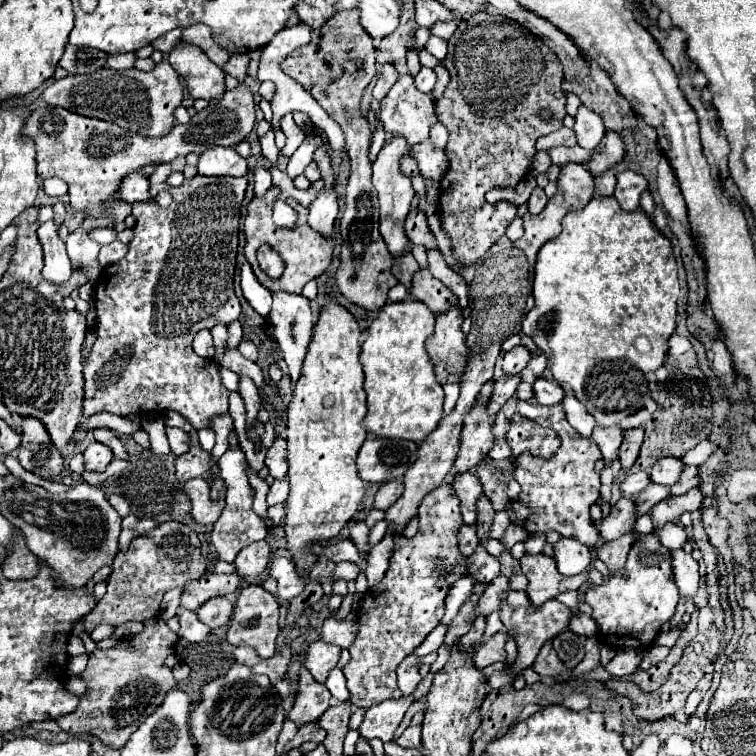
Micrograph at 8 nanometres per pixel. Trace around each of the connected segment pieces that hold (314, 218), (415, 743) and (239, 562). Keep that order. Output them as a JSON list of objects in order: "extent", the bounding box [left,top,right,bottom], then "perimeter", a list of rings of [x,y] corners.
[{"extent":[308,188,338,236],"perimeter":[[[322,188],[308,210],[310,210],[310,214],[308,214],[310,226],[324,236],[332,236],[334,220],[338,216],[338,194],[336,194],[336,190],[334,188],[330,188],[330,190]]]},{"extent":[396,710,424,750],"perimeter":[[[418,710],[410,722],[410,726],[404,730],[396,741],[396,743],[404,748],[416,748],[422,750],[421,732],[422,732],[422,716],[424,710]]]},{"extent":[234,540,270,580],"perimeter":[[[260,540],[260,542],[252,542],[240,550],[234,566],[242,578],[250,580],[250,578],[258,578],[260,574],[264,574],[264,570],[268,568],[268,560],[270,560],[268,542]]]}]

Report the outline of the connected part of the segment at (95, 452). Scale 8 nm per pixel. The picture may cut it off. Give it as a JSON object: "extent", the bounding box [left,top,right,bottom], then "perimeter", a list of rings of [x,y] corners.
{"extent":[84,442,112,472],"perimeter":[[[90,442],[90,446],[84,452],[84,460],[86,460],[86,470],[90,472],[104,472],[106,466],[112,460],[112,450],[106,444],[100,442]]]}

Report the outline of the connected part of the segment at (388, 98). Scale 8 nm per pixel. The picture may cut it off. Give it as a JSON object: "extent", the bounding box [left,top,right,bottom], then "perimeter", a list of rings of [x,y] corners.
{"extent":[378,74,436,146],"perimeter":[[[402,74],[390,88],[390,92],[380,100],[378,120],[384,124],[384,130],[388,134],[402,136],[410,146],[414,146],[430,136],[430,128],[436,122],[434,100],[430,94],[424,94],[414,86],[414,78],[410,74]]]}

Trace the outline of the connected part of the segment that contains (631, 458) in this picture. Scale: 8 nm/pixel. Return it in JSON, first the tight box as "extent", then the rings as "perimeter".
{"extent":[618,428,644,470],"perimeter":[[[642,428],[624,430],[624,440],[622,440],[622,446],[620,446],[620,452],[618,452],[622,470],[630,470],[634,466],[638,452],[640,452],[640,446],[642,446],[642,440],[644,440]]]}

